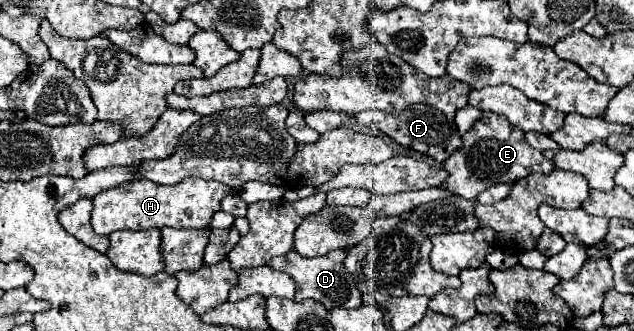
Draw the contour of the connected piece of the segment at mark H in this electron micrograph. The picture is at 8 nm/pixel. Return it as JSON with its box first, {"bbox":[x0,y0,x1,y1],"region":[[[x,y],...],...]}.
{"bbox":[91,177,231,235],"region":[[[189,177],[179,185],[159,185],[149,179],[131,181],[115,189],[107,189],[93,199],[91,225],[97,235],[111,235],[119,229],[203,229],[209,225],[211,215],[221,209],[221,199],[231,191],[231,187],[219,181],[205,181],[199,177]]]}

